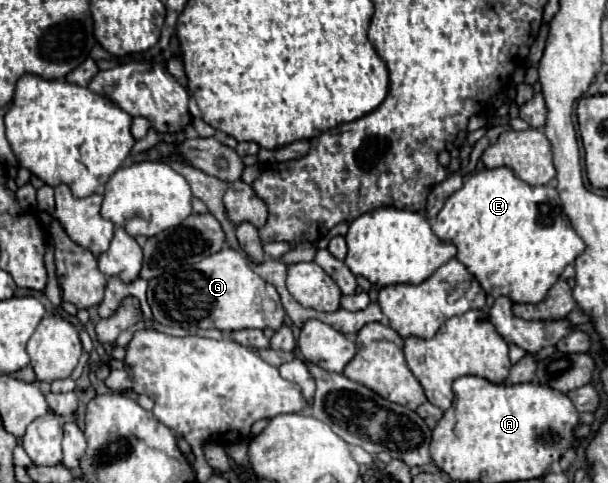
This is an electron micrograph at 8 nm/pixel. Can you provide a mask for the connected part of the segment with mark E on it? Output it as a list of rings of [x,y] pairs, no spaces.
[[[508,167],[470,175],[462,189],[448,197],[432,223],[432,231],[458,247],[456,259],[468,267],[488,295],[506,295],[514,303],[542,301],[564,267],[586,251],[586,243],[562,211],[556,187],[550,183],[532,187]]]

